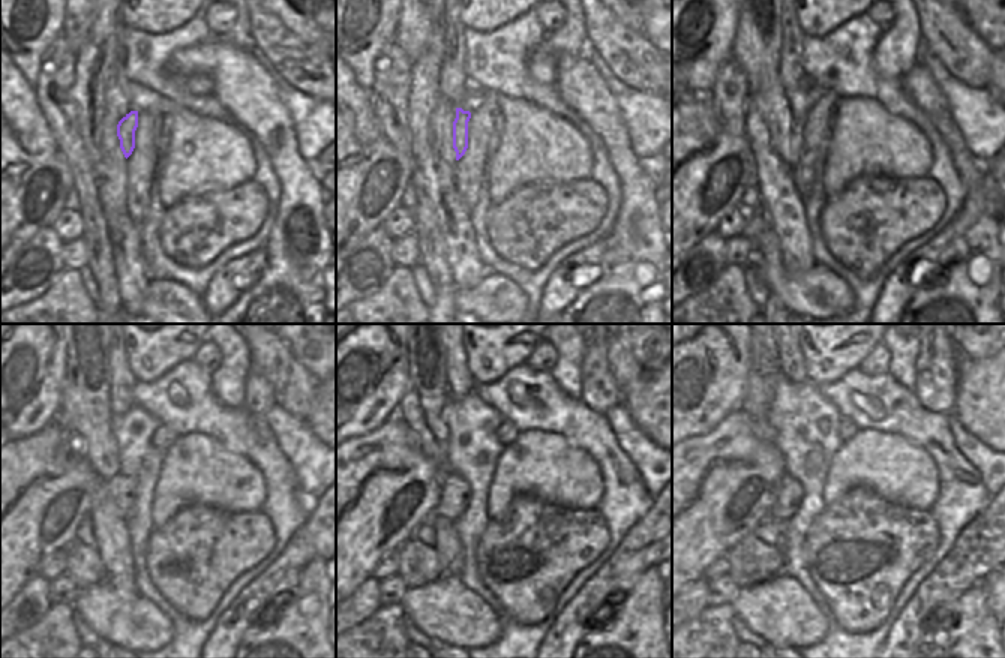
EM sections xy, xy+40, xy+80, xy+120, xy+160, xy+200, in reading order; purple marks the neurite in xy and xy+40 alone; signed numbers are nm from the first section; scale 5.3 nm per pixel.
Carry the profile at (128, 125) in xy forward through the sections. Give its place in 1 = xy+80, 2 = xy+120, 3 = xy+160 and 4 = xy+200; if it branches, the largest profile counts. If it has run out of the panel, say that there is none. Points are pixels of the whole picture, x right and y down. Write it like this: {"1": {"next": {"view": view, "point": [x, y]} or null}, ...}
{"1": {"next": {"view": "xy+80", "point": [795, 146]}}, "2": {"next": {"view": "xy+120", "point": [120, 489]}}, "3": {"next": {"view": "xy+160", "point": [455, 493]}}, "4": {"next": {"view": "xy+200", "point": [791, 492]}}}

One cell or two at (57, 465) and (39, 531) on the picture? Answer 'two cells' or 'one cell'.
one cell

